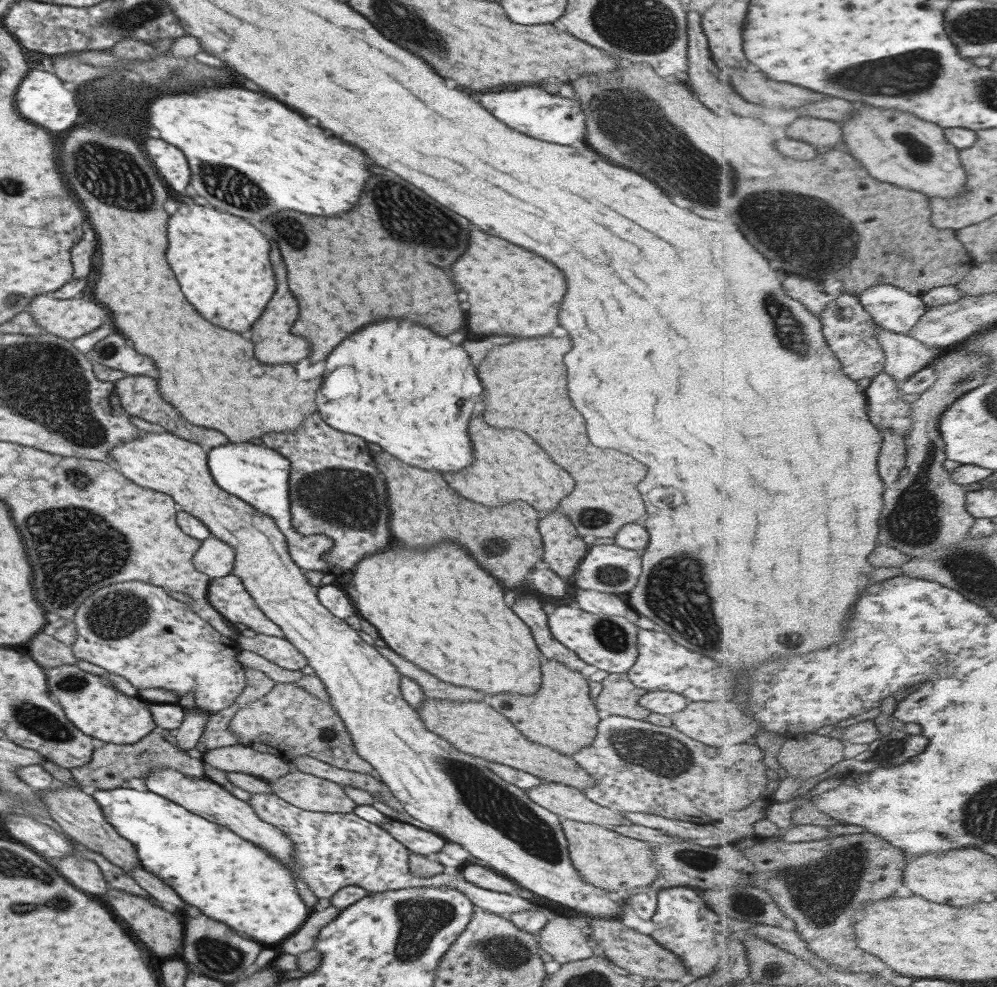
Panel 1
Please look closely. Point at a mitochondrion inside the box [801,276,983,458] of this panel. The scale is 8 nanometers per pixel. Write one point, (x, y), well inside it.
(963, 380)

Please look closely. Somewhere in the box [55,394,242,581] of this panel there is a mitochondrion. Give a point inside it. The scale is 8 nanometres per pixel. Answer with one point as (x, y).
(78, 479)

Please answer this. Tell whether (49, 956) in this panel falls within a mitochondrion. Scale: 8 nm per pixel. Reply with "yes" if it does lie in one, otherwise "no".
no

